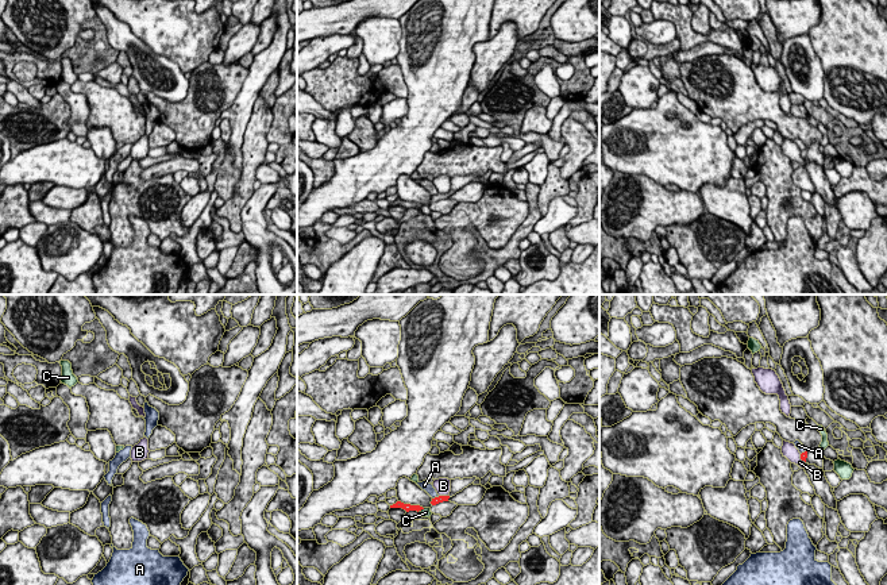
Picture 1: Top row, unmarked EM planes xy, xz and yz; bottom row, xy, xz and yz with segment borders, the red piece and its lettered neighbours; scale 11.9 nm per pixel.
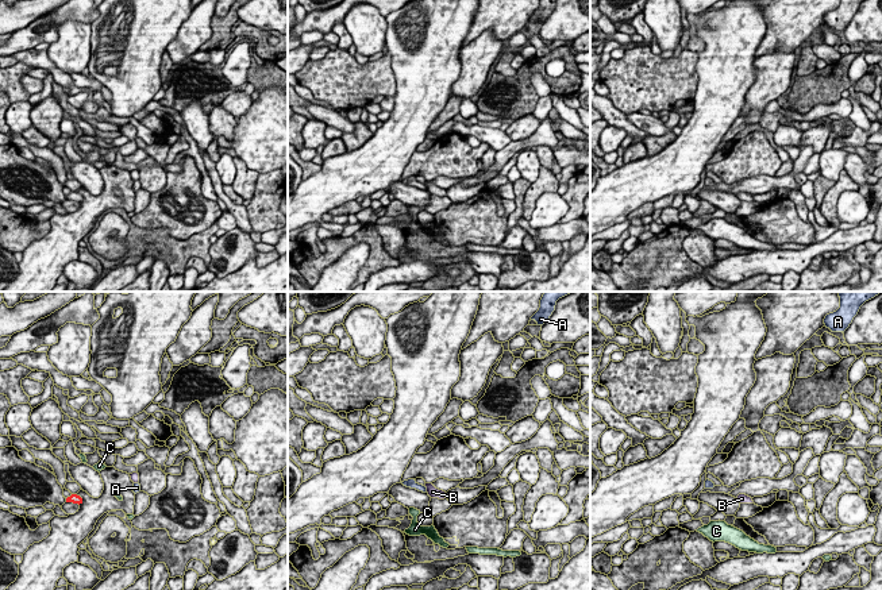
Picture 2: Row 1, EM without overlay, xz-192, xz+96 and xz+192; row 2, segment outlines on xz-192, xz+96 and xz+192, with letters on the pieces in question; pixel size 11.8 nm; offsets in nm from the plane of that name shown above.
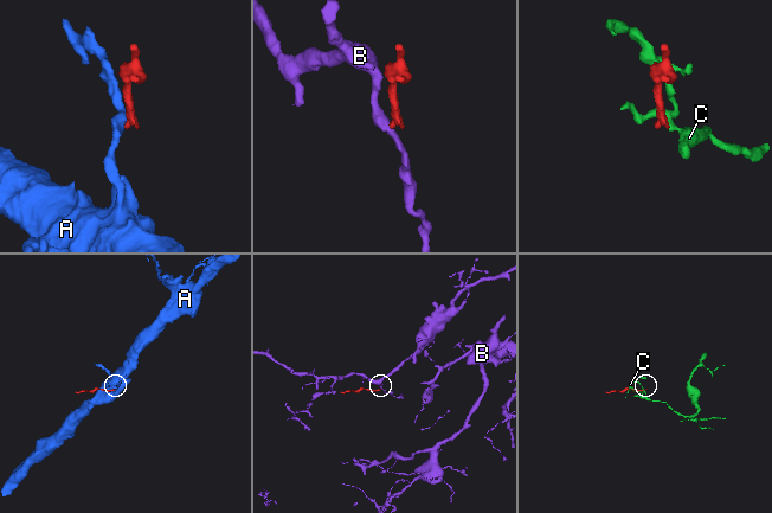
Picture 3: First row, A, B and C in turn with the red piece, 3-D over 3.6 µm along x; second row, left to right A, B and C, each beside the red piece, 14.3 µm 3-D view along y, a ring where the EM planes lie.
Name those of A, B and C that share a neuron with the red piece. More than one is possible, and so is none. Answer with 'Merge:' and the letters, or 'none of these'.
Merge: none of these

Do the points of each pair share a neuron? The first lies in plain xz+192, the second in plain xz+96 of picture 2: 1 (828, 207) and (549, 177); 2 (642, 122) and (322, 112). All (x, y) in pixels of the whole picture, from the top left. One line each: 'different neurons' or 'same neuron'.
1: same neuron
2: same neuron

